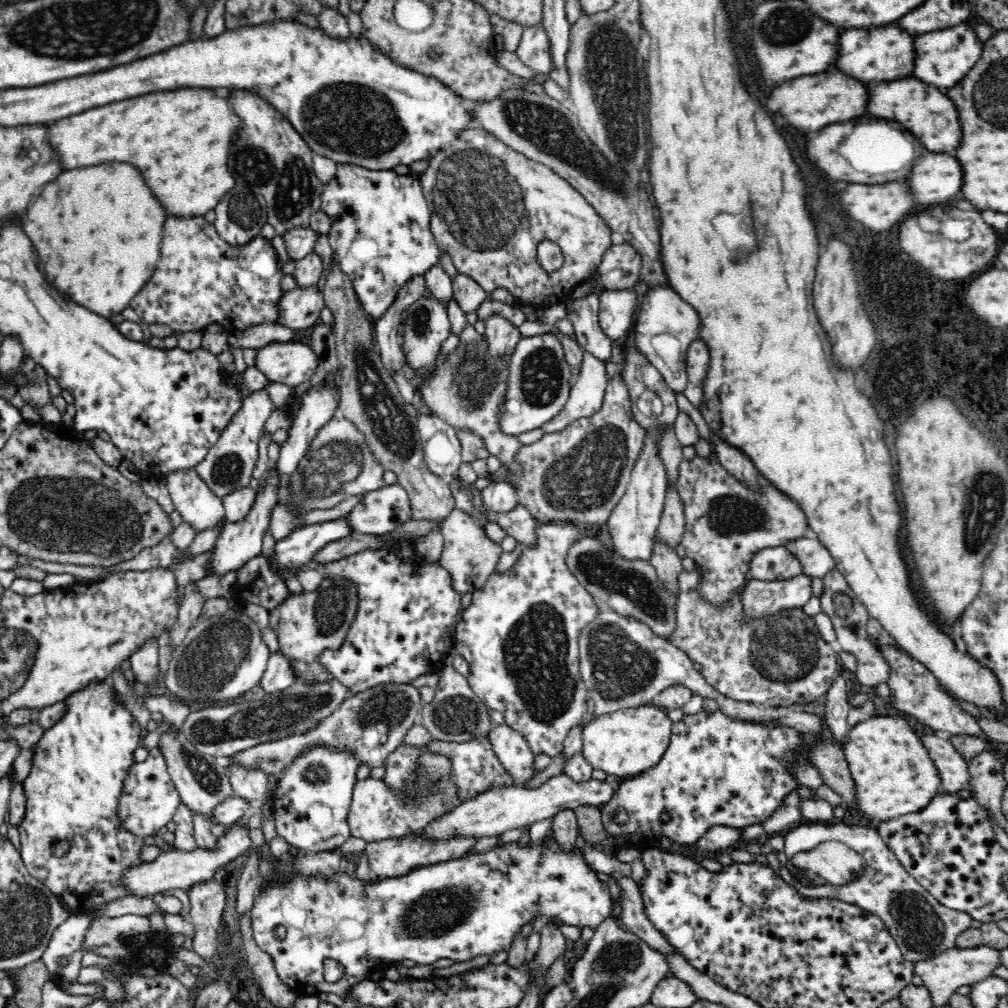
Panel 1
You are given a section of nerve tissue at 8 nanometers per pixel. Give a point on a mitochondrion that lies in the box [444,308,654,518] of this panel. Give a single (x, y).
(585, 479)

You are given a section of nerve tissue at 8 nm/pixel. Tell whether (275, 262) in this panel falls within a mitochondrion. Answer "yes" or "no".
no

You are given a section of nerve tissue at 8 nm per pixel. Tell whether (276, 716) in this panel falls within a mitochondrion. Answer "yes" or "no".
yes

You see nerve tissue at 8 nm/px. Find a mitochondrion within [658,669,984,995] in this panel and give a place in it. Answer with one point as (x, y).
(921, 930)

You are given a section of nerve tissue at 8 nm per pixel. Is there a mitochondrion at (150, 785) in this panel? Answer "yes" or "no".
no

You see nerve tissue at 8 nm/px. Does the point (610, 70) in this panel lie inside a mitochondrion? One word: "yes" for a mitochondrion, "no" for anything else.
yes

